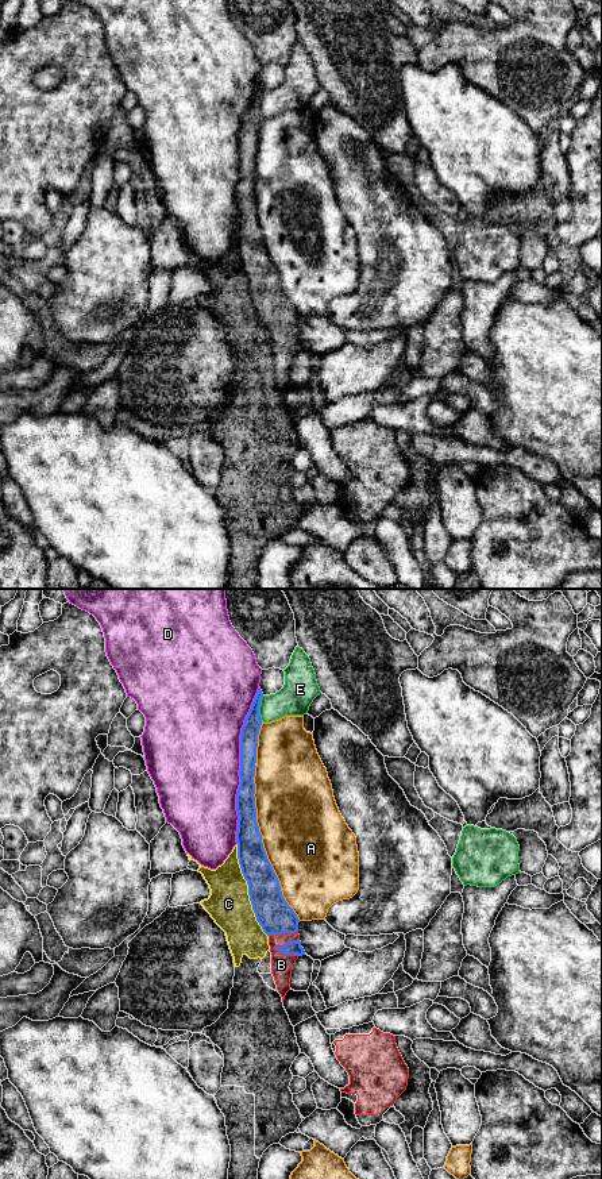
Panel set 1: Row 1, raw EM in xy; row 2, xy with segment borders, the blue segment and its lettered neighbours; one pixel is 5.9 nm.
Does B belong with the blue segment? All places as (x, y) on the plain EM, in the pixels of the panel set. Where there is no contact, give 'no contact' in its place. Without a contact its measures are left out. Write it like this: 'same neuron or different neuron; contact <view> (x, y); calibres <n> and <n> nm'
same neuron; contact xy (286, 338); calibres 80 and 130 nm

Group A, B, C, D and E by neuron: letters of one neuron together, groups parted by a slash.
A / B / C / D / E

